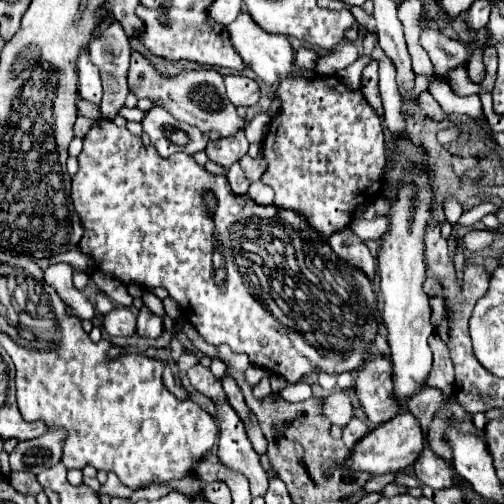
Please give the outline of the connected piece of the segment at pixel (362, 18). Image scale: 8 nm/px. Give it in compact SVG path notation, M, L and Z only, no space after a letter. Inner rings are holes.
M354 6L354 8L351 8L349 11L354 17L356 17L355 19L360 25L365 26L367 28L368 33L377 33L376 21L373 14L369 14L363 11L363 9L358 6Z

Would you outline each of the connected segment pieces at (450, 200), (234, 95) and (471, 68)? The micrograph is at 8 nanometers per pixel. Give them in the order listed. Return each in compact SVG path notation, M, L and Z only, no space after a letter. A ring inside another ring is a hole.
M453 196L447 197L442 204L446 215L446 220L452 226L455 226L463 213L461 204Z
M230 74L224 76L228 98L234 106L254 106L260 100L260 86L256 80L242 76L242 74Z
M480 48L480 52L476 52L476 56L472 56L472 60L468 60L468 64L466 64L468 76L470 76L470 80L472 80L472 82L476 82L476 84L480 84L480 80L484 78L482 52L484 52L484 48Z

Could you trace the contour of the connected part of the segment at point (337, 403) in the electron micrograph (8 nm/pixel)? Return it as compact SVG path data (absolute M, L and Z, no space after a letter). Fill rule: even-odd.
M340 390L328 394L328 398L322 404L322 410L330 418L330 422L336 426L344 426L344 424L348 424L348 420L354 418L352 398Z

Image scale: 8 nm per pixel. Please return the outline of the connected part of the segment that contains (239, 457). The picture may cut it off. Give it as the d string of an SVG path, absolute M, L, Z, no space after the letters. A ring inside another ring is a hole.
M216 404L216 420L220 428L218 456L232 470L244 474L250 480L252 498L264 496L268 492L268 474L260 464L260 454L252 448L242 420L236 416L232 406Z

